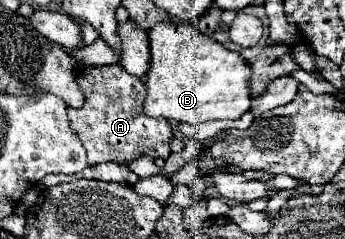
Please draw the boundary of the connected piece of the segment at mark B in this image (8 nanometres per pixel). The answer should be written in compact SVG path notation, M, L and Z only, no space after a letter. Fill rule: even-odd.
M158 23L150 29L150 71L144 113L178 123L204 123L212 119L240 119L252 105L252 67L246 59L202 35L190 23Z

